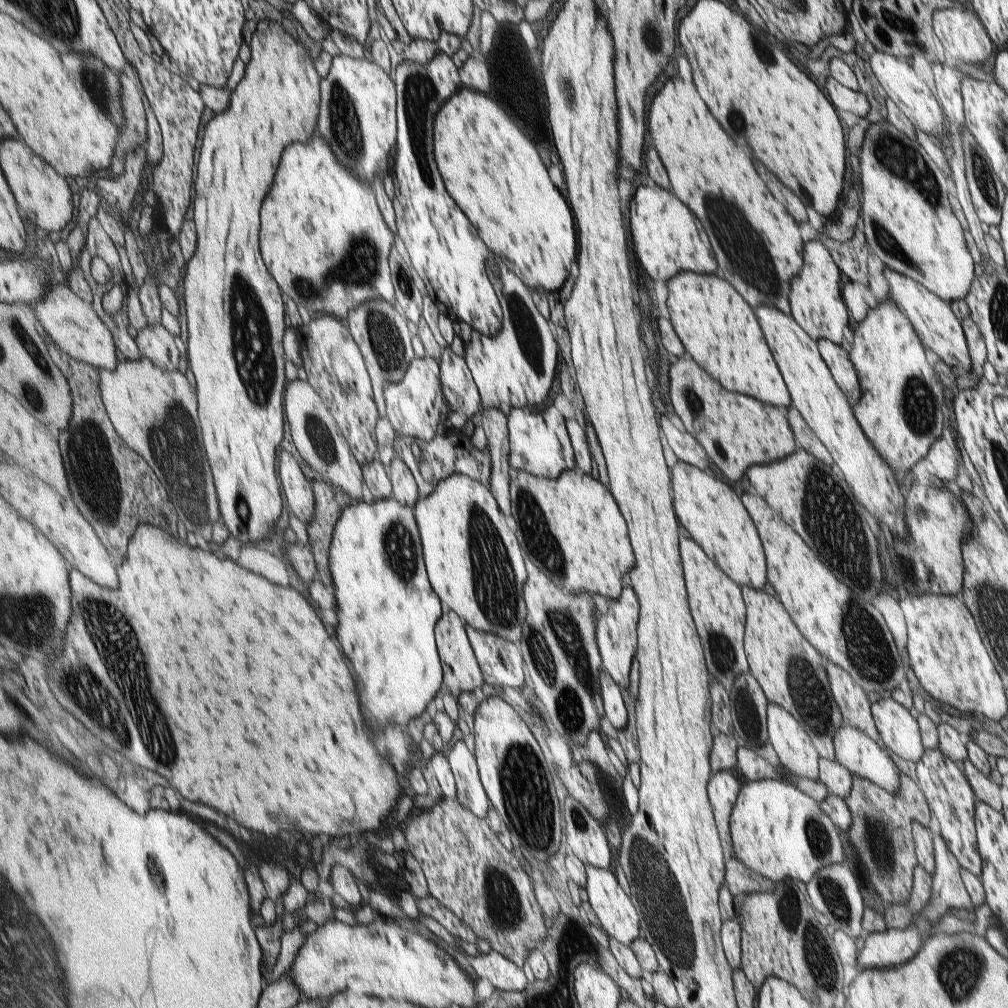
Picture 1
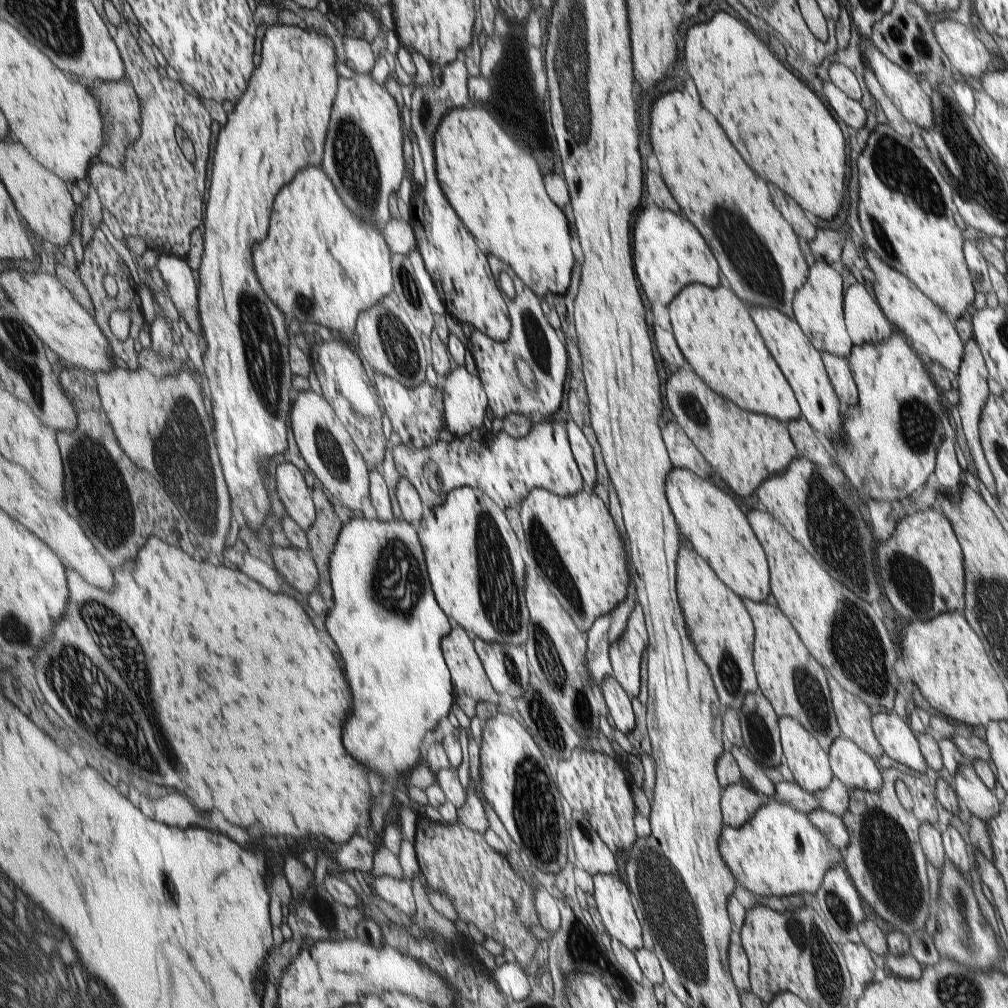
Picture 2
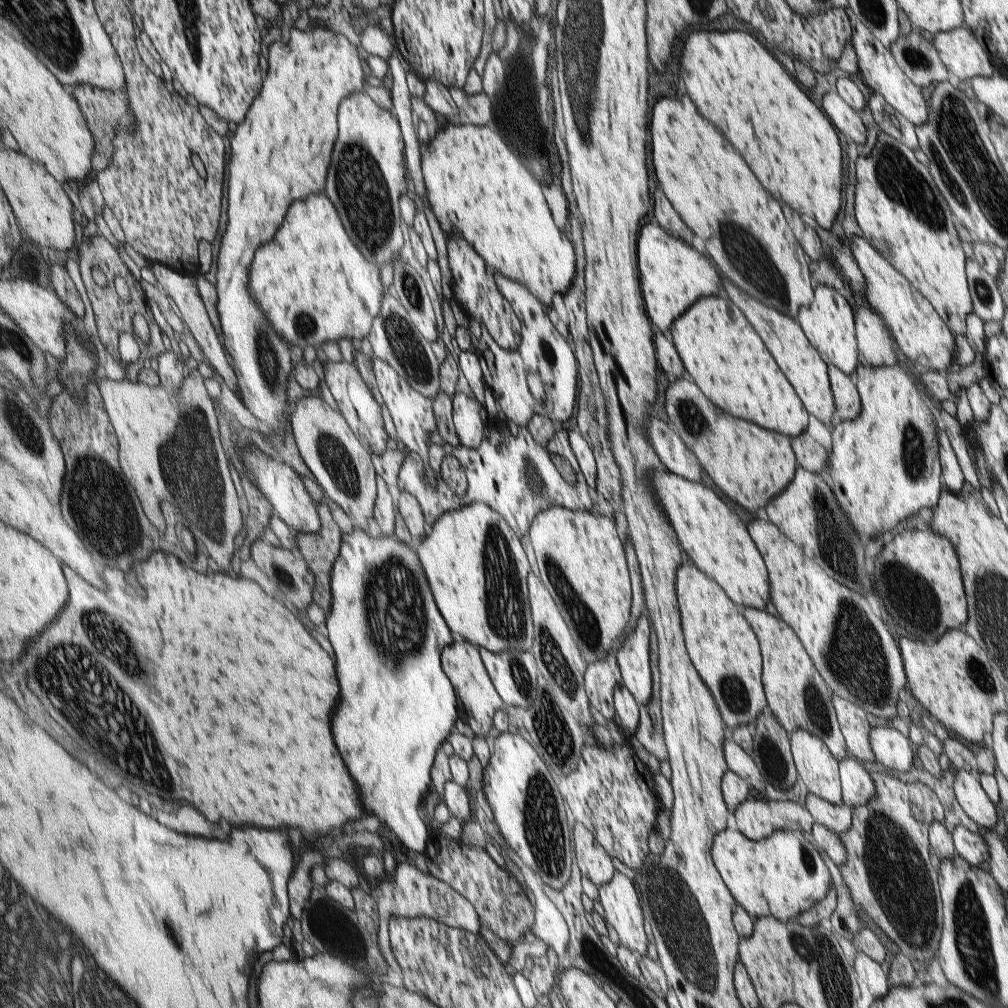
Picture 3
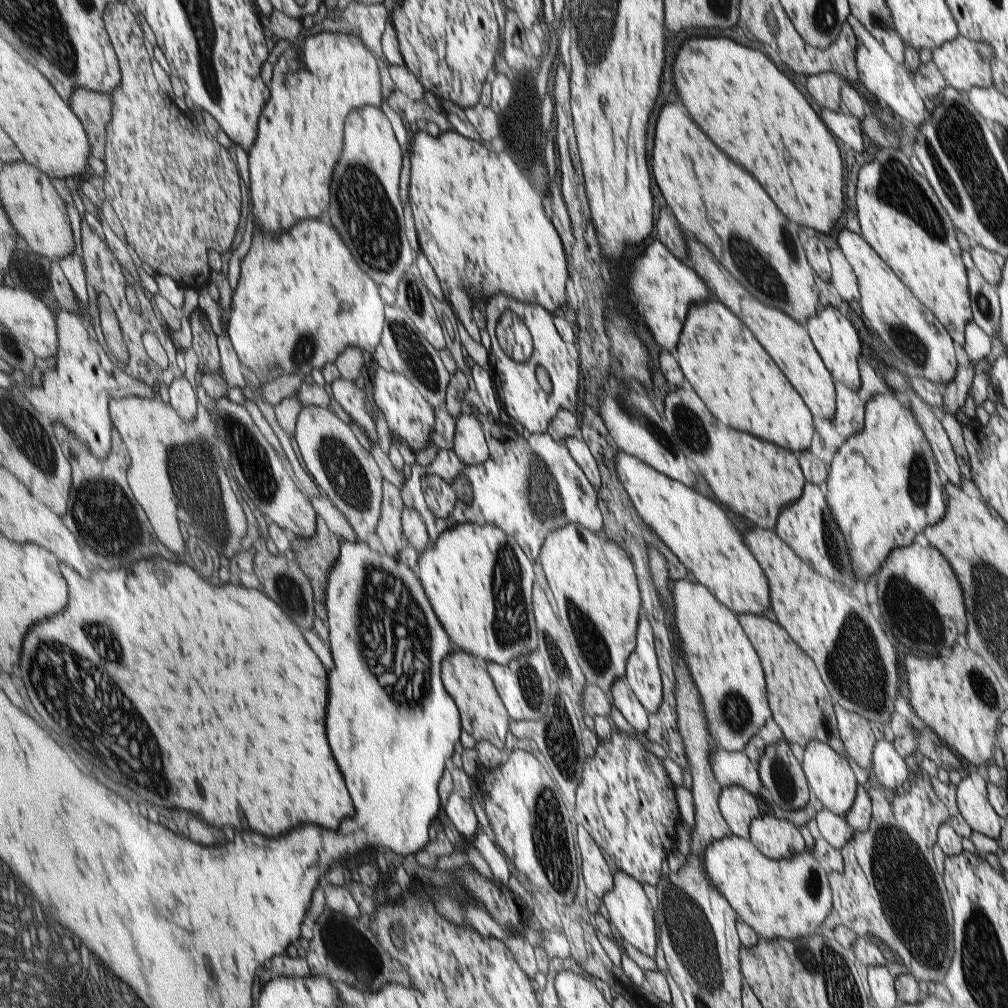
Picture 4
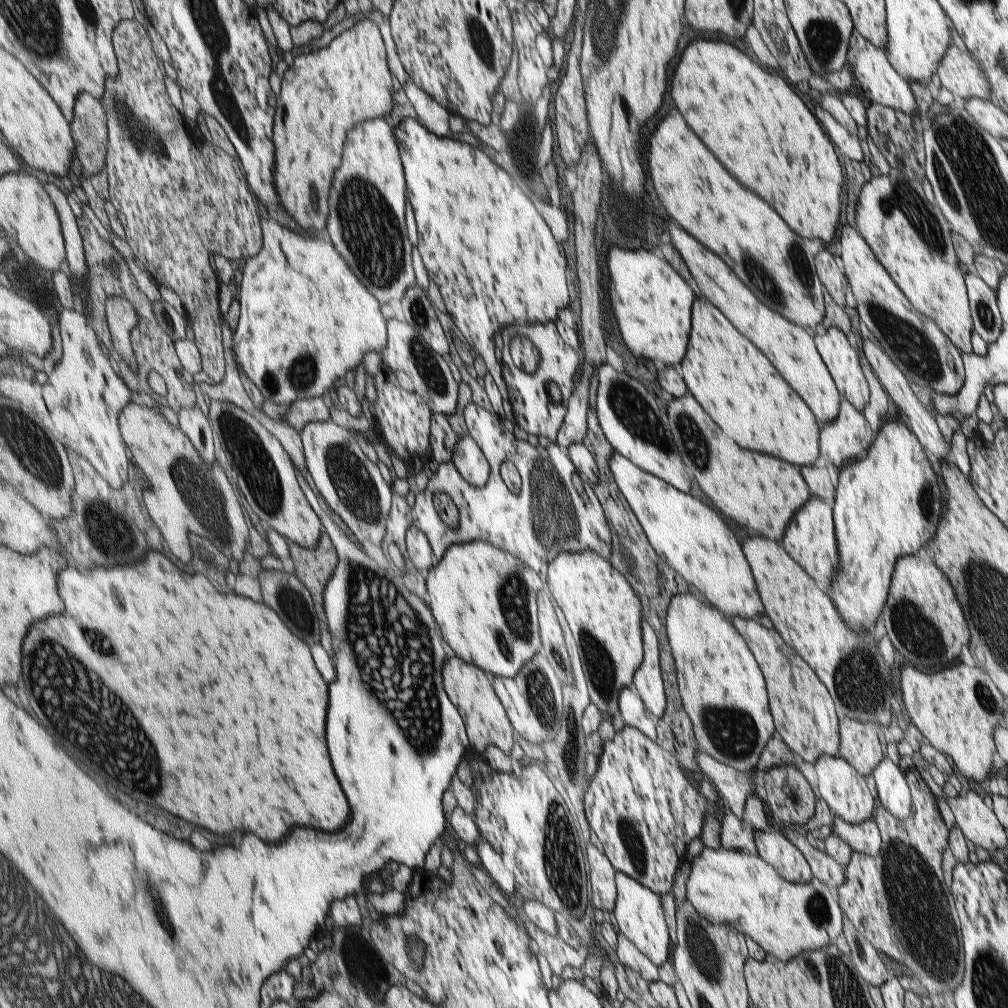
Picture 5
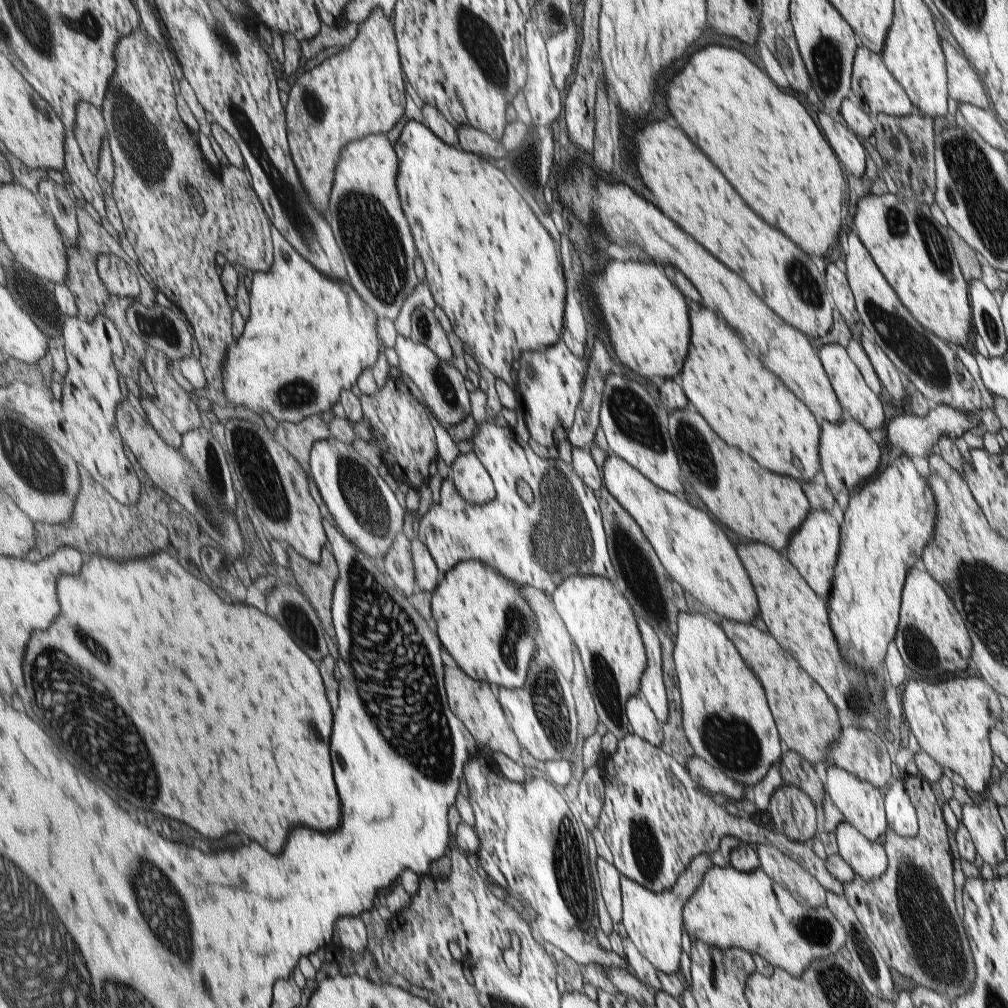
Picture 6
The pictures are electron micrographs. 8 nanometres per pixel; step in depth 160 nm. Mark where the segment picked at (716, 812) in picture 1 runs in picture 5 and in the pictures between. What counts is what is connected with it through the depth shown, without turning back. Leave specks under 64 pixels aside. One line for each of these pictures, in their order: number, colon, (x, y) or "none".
2: (738, 804)
3: (754, 819)
4: (776, 839)
5: (772, 847)

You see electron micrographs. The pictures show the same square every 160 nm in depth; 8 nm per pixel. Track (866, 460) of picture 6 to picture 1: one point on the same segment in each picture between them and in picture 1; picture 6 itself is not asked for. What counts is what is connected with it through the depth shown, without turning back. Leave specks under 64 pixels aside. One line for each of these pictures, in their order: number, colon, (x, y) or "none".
1: (835, 358)
2: (837, 369)
3: (844, 391)
4: (848, 419)
5: (849, 435)

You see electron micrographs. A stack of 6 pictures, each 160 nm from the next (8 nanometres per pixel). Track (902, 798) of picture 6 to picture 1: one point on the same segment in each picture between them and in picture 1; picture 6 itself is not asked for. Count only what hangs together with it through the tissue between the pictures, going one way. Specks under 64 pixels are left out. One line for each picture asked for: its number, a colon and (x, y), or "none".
1: (898, 731)
2: (897, 741)
3: (891, 749)
4: (889, 769)
5: (891, 789)

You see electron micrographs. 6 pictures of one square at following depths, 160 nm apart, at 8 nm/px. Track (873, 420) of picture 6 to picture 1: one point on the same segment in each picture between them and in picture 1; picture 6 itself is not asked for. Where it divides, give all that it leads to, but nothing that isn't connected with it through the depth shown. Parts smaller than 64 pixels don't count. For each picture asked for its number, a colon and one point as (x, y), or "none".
1: (815, 302)
2: (817, 305)
3: (828, 323)
4: (835, 340)
5: (838, 353)

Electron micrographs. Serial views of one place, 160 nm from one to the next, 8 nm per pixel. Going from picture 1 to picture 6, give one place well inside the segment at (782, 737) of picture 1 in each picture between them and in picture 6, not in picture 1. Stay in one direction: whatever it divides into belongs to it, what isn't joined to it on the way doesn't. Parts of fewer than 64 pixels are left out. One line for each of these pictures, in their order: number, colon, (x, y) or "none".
2: (808, 762)
3: (818, 769)
4: (828, 776)
5: (843, 789)
6: (861, 805)

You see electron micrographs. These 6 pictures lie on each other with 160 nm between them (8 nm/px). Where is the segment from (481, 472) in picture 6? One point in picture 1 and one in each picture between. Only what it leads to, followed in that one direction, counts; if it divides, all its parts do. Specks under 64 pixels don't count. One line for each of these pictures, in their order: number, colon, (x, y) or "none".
1: (461, 391)
2: (466, 404)
3: (470, 417)
4: (470, 445)
5: (469, 458)

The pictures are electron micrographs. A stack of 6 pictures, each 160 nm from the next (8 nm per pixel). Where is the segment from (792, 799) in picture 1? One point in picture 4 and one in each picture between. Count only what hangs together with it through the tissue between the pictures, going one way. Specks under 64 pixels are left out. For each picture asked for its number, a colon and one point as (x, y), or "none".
2: (777, 853)
3: (782, 876)
4: (789, 899)

